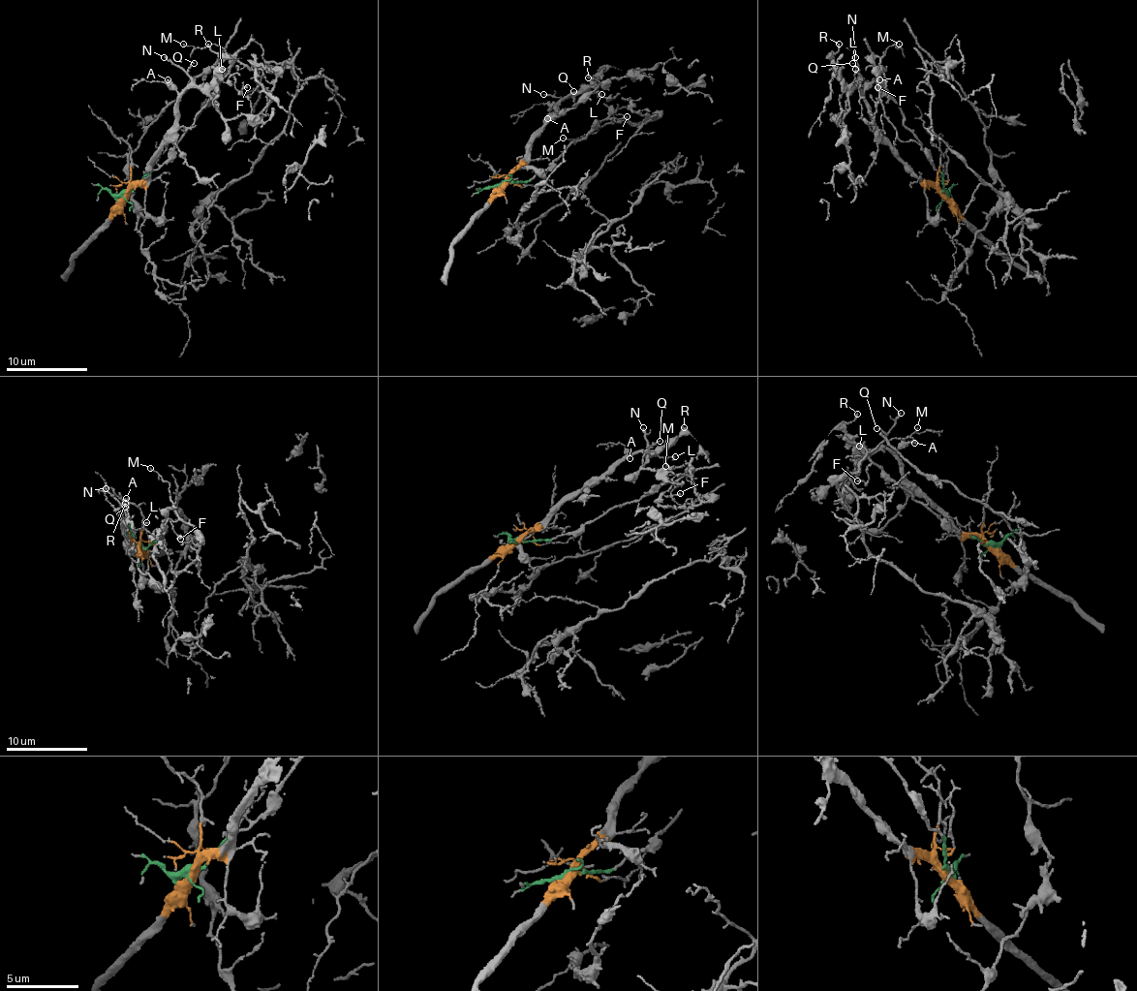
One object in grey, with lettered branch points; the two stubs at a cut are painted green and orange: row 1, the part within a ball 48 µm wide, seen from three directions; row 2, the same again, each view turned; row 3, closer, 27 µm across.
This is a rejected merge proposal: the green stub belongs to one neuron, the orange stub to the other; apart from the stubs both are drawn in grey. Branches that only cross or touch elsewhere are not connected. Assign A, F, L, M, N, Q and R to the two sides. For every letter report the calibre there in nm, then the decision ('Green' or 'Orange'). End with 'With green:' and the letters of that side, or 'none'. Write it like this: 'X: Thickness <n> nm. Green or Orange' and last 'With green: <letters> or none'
A: Thickness 150 nm. Orange
F: Thickness 160 nm. Green
L: Thickness 130 nm. Orange
M: Thickness 110 nm. Green
N: Thickness 160 nm. Orange
Q: Thickness 120 nm. Orange
R: Thickness 150 nm. Orange
With green: F, M

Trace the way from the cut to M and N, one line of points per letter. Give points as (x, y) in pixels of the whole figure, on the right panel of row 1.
M: (945, 195), (943, 176), (903, 124), (903, 111), (875, 67), (875, 58), (895, 45), (901, 48), (899, 45)
N: (945, 195), (929, 187), (899, 156), (875, 121), (858, 82), (856, 56)

